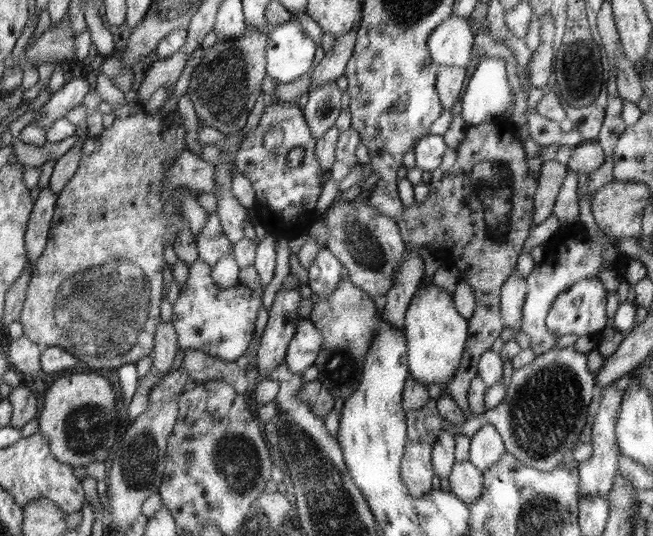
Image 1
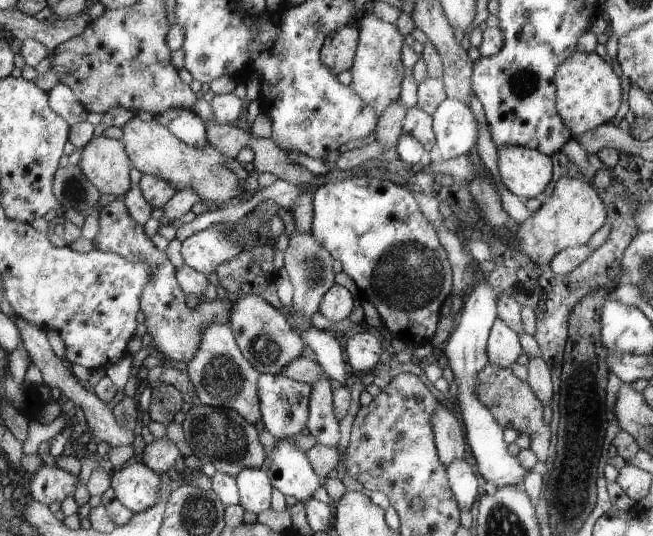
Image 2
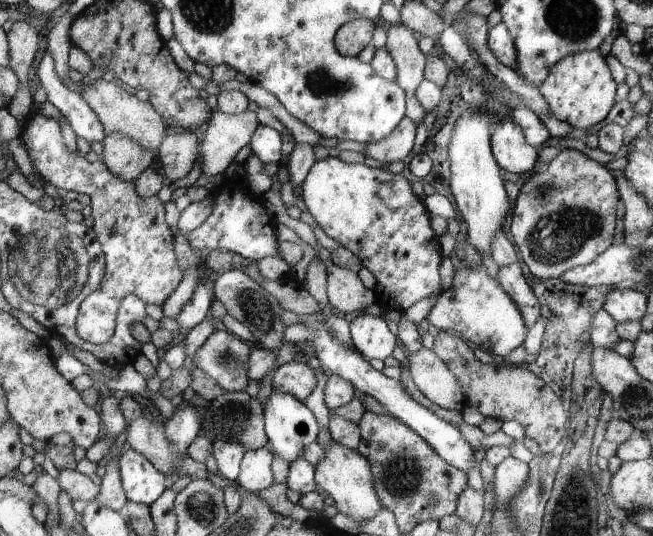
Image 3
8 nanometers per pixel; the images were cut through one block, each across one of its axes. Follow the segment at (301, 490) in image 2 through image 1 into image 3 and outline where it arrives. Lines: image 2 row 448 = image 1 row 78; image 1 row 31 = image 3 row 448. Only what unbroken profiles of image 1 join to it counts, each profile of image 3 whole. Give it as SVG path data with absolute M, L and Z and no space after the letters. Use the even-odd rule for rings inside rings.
M273 390L268 397L268 402L263 406L265 433L268 437L268 447L274 456L286 460L292 464L298 458L304 456L304 446L314 442L318 436L318 422L316 416L306 408L304 402L300 402L293 394L284 394L280 390Z

